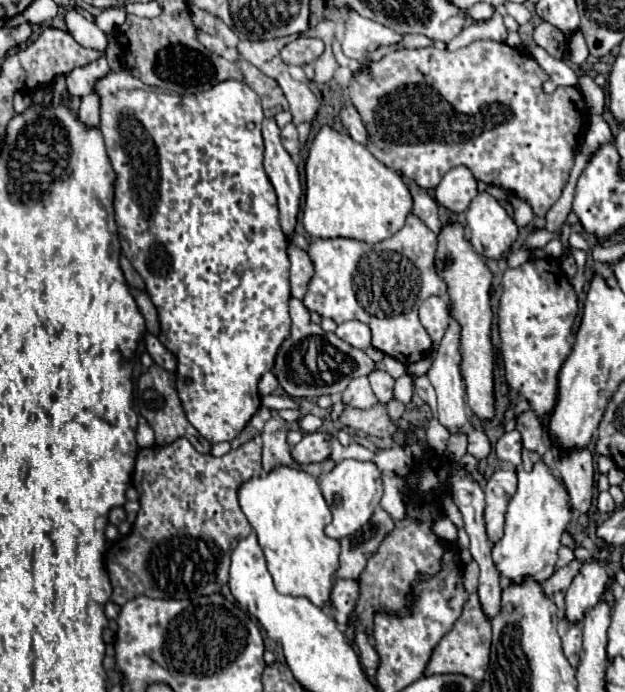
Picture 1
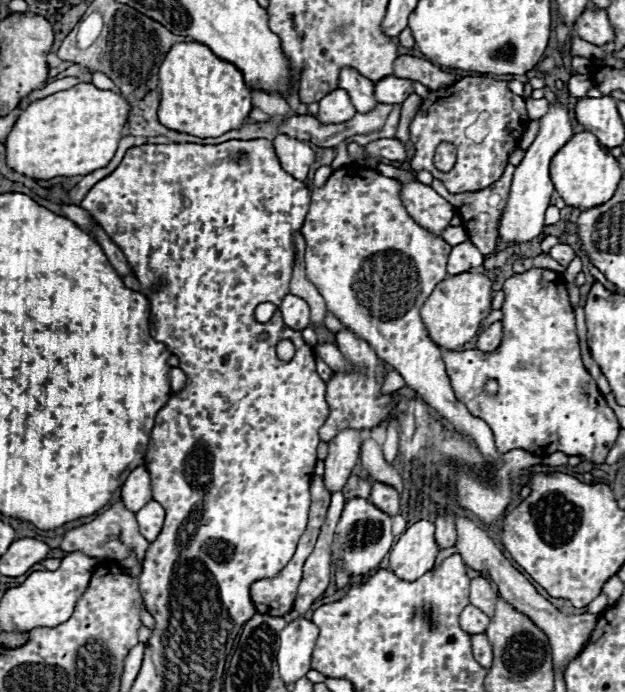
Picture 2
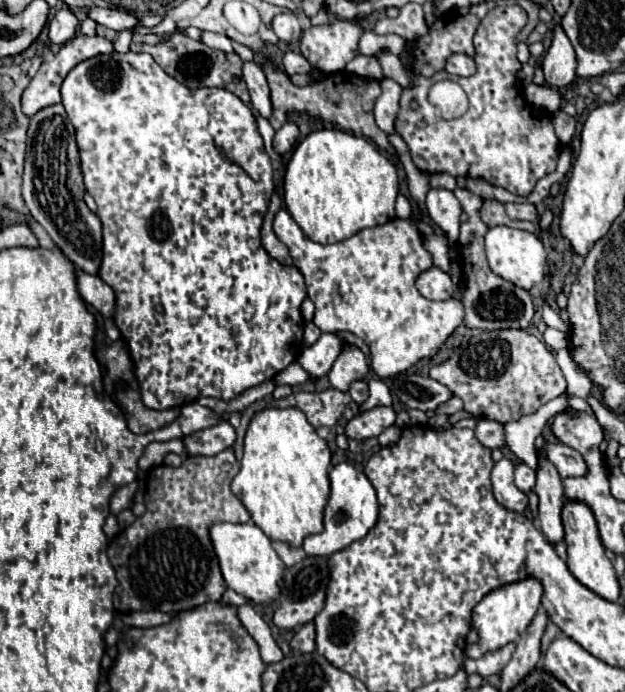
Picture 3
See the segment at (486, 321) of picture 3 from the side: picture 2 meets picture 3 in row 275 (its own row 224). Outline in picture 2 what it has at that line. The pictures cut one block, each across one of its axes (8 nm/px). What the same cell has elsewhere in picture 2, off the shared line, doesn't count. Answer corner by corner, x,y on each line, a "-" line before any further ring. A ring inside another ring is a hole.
508,164
502,178
498,182
494,182
490,188
484,188
484,190
478,190
478,192
460,192
460,194
450,194
444,184
440,180
434,180
432,182
432,188
444,196
454,208
456,208
456,214
462,218
462,226
466,228
468,236
470,236
470,242
484,254
492,254
494,248
496,248
496,242
498,242
498,232
496,232
496,224
502,216
502,208
506,208
506,200
508,200
508,192
510,192
510,182
512,182
512,174
514,174
514,166

